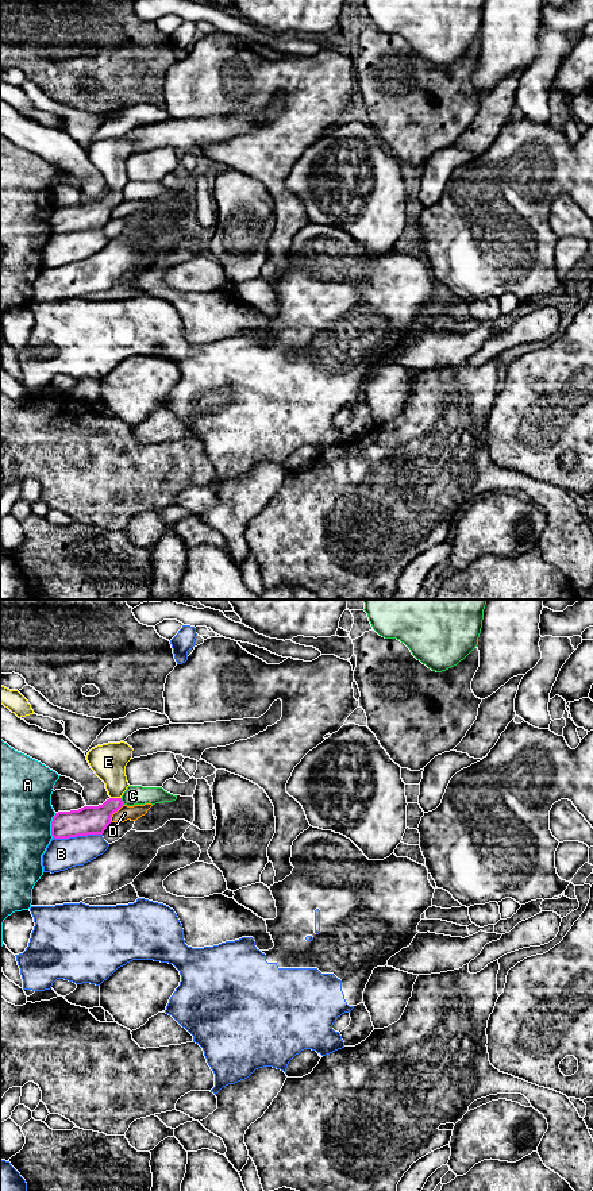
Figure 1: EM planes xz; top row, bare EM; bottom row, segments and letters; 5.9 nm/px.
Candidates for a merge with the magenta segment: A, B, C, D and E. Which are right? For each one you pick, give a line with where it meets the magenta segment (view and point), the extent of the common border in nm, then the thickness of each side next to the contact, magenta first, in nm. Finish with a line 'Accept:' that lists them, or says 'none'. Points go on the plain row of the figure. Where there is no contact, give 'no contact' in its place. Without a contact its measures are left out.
E: meets magenta in xz at (116, 193); contact 60 nm long; 180 nm thick on the magenta side, 200 nm on the other
Accept: E

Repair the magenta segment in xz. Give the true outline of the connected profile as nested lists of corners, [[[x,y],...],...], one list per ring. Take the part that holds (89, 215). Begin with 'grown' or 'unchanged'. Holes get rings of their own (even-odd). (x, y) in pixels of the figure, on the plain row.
grown | [[[120,136],[97,140],[88,147],[86,155],[95,169],[105,178],[111,193],[99,201],[55,208],[51,216],[53,234],[104,228],[111,219],[112,209],[124,200],[122,190],[130,181],[126,161],[132,153],[132,146],[132,142]]]

